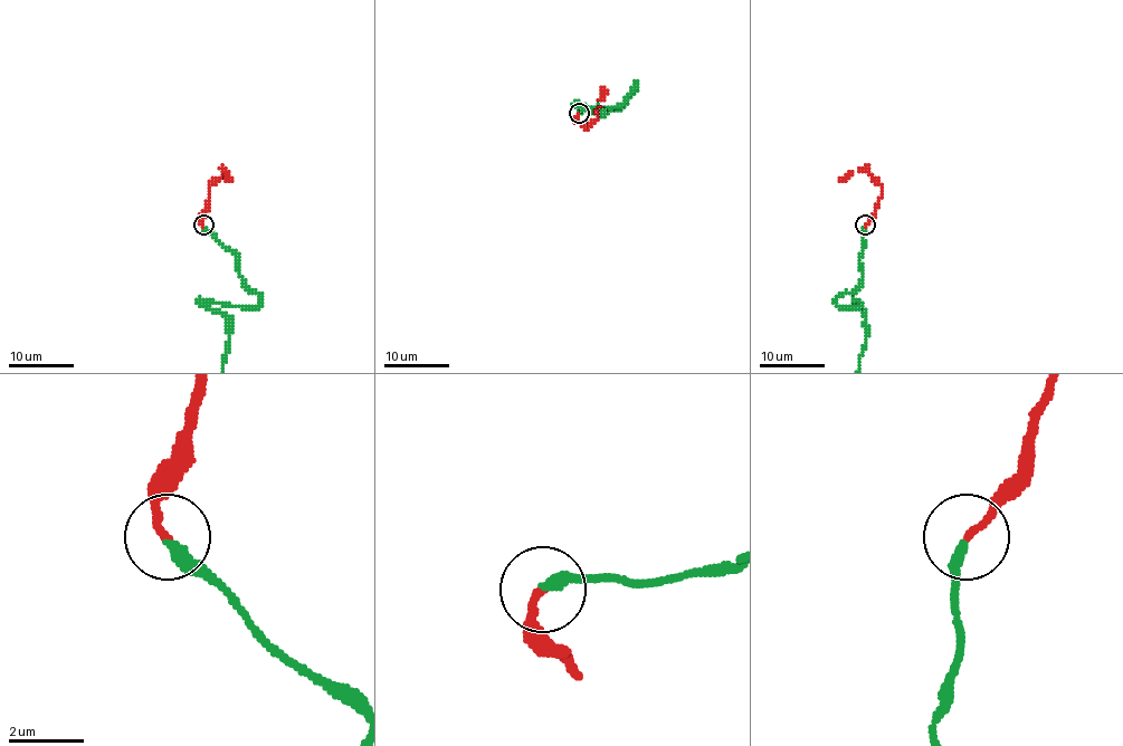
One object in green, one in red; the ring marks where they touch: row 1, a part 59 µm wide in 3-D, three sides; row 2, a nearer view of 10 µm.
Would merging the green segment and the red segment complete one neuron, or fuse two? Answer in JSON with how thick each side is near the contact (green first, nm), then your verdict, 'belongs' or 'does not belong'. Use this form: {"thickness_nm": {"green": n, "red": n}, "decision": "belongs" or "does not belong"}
{"thickness_nm": {"green": 320, "red": 200}, "decision": "belongs"}

